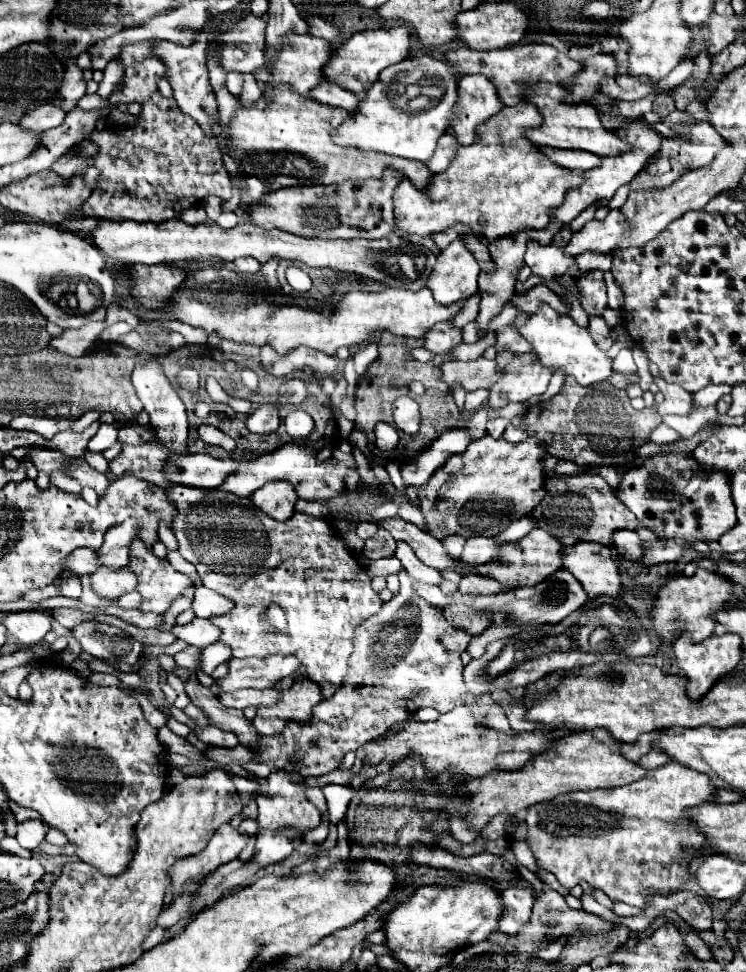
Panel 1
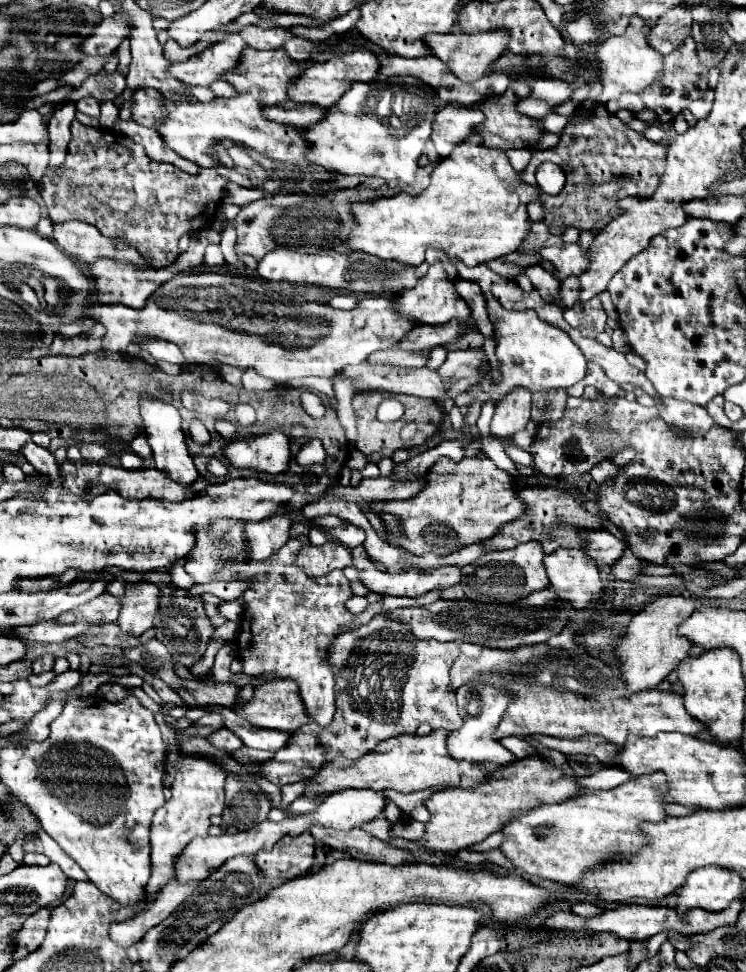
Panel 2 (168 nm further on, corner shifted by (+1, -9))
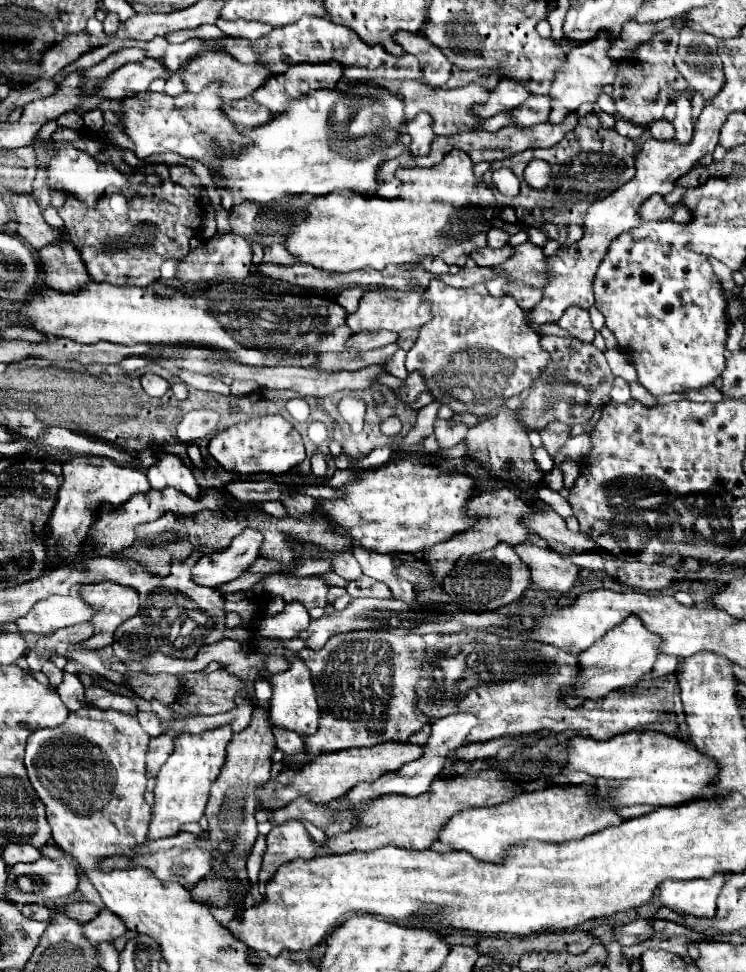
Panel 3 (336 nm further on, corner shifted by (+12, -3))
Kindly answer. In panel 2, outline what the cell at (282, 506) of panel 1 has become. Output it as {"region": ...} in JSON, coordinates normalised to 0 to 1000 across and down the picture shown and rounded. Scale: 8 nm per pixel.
{"region":[[[369,529],[355,535],[328,537],[328,553],[334,564],[331,576],[358,576],[363,568],[387,556],[390,541],[393,537],[385,529]]]}

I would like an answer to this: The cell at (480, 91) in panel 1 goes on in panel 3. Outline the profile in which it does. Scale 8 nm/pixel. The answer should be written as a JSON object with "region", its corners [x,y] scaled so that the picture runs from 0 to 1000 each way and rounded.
{"region":[[[560,117],[555,123],[550,123],[544,128],[544,136],[550,138],[552,146],[550,146],[550,156],[563,160],[563,158],[574,158],[576,156],[576,148],[582,144],[582,136],[579,136],[579,121],[574,117]]]}

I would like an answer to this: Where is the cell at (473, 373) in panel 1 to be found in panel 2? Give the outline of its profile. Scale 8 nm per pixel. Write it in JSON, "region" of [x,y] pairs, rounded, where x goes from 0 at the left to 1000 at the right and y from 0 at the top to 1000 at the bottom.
{"region":[[[495,372],[465,377],[454,389],[476,391],[479,403],[516,401],[524,405],[551,405],[562,409],[594,409],[599,407],[597,393],[580,379],[529,379],[529,377],[500,377]]]}

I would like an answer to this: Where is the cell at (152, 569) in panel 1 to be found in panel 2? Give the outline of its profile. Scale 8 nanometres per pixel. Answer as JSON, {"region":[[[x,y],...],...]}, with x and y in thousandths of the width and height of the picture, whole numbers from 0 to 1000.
{"region":[[[165,597],[157,599],[160,601],[143,603],[143,609],[165,617],[157,642],[162,644],[162,648],[178,654],[189,654],[194,648],[205,644],[205,636],[213,630],[216,605],[202,599],[186,599],[186,601],[170,601]]]}

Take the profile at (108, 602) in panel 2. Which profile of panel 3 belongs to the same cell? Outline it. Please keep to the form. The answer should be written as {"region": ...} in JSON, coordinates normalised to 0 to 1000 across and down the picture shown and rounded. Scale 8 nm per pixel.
{"region":[[[67,613],[62,617],[51,617],[35,634],[21,638],[21,644],[27,650],[64,654],[80,646],[118,640],[123,632],[123,623],[102,613]]]}

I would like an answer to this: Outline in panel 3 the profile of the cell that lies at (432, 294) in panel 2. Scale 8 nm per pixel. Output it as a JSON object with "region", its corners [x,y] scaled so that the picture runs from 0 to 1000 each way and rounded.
{"region":[[[499,298],[491,300],[491,305],[483,311],[483,317],[475,323],[464,323],[464,335],[472,340],[472,344],[483,344],[483,342],[509,342],[509,340],[523,340],[536,344],[539,340],[555,337],[563,340],[574,327],[576,327],[576,315],[563,311],[568,298],[555,298],[555,300],[544,300],[539,307],[509,307],[509,298]]]}

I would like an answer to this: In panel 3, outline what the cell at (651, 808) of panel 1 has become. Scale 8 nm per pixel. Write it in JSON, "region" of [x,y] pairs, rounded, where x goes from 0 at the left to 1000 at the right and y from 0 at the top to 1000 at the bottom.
{"region":[[[735,809],[716,815],[700,815],[684,825],[654,829],[654,831],[627,831],[603,842],[587,858],[587,866],[603,870],[606,874],[625,874],[635,883],[649,887],[670,887],[681,870],[697,868],[702,864],[732,864],[732,866],[761,866],[810,854],[820,848],[831,848],[823,831],[812,831],[812,811],[804,811],[802,823],[807,831],[788,829],[791,819],[786,811],[769,809]]]}

